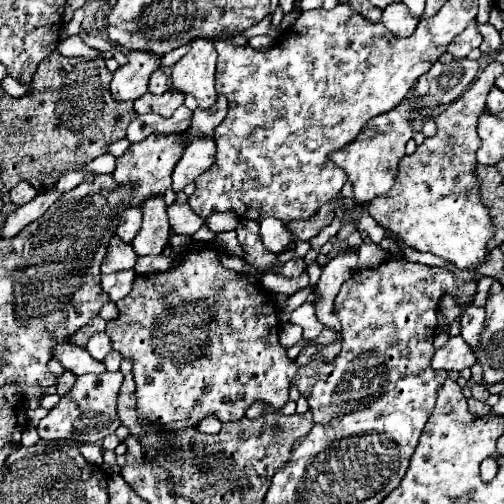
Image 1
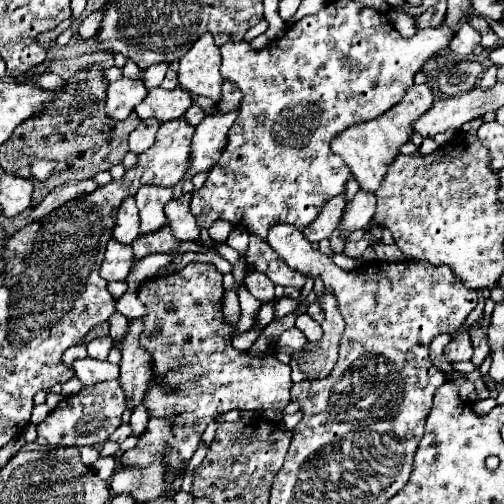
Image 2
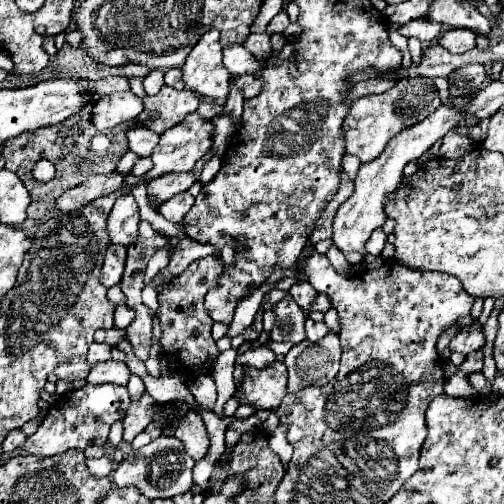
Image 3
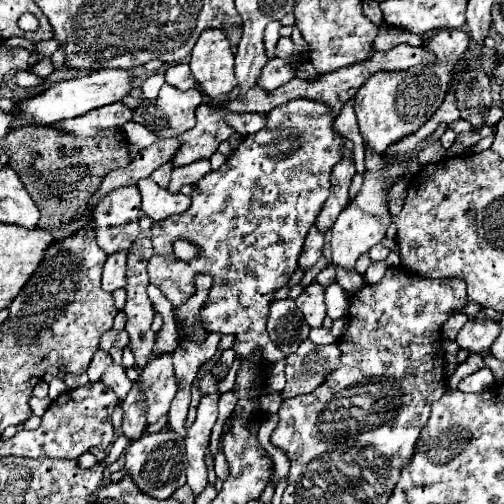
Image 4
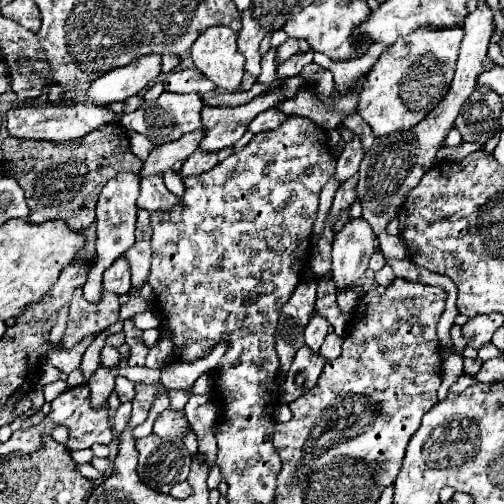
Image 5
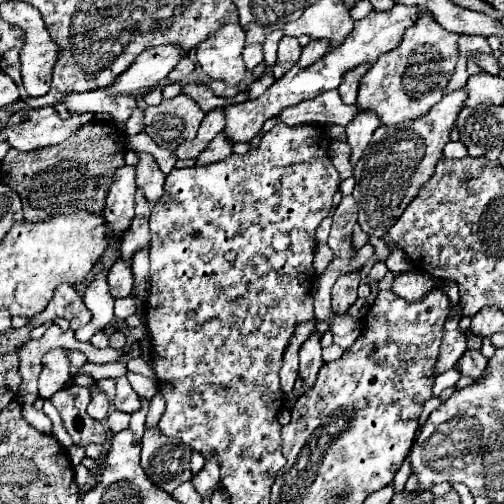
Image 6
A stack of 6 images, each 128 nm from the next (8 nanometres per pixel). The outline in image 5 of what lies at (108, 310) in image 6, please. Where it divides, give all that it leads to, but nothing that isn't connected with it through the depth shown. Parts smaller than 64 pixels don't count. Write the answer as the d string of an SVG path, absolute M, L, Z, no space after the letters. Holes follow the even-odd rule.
M118 172L100 192L98 206L96 206L96 226L98 226L98 240L96 250L98 256L88 272L88 280L84 284L84 298L88 302L98 302L102 296L102 274L106 268L112 266L116 258L120 258L132 244L134 244L134 226L136 226L136 196L140 188L140 176L136 172Z

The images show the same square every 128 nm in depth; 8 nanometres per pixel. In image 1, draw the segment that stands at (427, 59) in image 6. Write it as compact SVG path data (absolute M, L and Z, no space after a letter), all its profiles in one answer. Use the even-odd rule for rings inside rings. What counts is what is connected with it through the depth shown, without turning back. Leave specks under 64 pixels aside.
M470 22L466 26L466 30L450 42L448 52L452 52L456 58L466 58L470 54L470 50L478 48L480 42L482 42L482 36L478 32L478 26L476 26L476 22ZM414 96L406 98L394 110L376 116L372 122L364 126L364 132L346 144L342 150L334 150L330 160L346 170L348 180L354 186L354 200L360 204L368 204L376 196L386 194L394 186L394 174L400 160L406 156L406 142L412 138L412 114L416 112Z

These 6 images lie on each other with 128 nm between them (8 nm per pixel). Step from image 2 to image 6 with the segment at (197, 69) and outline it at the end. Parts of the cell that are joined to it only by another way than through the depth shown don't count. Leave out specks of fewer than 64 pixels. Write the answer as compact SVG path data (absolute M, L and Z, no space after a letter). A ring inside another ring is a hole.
M226 24L218 32L210 34L196 46L200 68L212 80L222 80L228 86L240 84L246 76L246 66L242 60L244 38L246 34L240 24Z

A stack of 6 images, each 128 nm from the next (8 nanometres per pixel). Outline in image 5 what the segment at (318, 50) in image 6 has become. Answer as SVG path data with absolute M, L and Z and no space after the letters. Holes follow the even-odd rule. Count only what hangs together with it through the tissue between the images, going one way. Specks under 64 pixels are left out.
M314 50L308 52L298 52L292 58L288 58L282 66L278 66L278 78L286 78L286 76L296 76L300 74L300 70L310 64L314 58Z

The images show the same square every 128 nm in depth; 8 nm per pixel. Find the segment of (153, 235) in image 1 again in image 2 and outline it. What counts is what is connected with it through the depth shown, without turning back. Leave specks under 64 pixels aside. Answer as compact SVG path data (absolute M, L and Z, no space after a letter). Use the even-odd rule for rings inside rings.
M144 186L136 194L136 206L140 210L140 232L156 232L166 224L164 204L172 198L174 188Z

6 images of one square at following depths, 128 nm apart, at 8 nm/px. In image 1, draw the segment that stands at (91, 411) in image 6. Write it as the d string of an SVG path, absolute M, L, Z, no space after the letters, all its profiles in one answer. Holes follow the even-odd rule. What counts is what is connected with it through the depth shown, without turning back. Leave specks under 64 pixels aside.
M98 332L98 334L94 334L94 336L90 338L86 350L88 350L96 360L102 362L102 360L106 358L106 354L112 350L112 344L110 344L106 332Z

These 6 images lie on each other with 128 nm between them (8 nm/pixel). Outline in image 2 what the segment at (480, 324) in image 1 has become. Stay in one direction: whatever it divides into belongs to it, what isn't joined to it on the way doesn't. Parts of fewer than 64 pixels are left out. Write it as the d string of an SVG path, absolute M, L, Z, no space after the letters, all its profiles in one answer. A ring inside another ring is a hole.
M478 320L478 322L470 328L470 338L472 338L474 350L471 361L476 367L479 367L488 356L488 337L486 330L480 328L480 322L482 322L482 320Z

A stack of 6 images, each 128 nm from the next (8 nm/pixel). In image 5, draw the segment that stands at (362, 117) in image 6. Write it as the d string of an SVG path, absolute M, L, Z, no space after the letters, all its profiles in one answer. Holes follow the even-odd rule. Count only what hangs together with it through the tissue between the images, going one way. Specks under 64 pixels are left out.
M354 134L354 138L350 142L346 142L340 158L338 158L338 164L336 164L336 178L340 182L348 180L350 176L354 176L358 172L358 166L360 166L360 160L364 156L364 148L362 148L362 142L360 142L360 136Z

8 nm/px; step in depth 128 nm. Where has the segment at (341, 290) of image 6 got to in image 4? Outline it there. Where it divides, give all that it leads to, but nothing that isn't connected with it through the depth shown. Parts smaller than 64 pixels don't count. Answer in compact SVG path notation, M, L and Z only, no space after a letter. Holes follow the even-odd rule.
M366 152L364 186L362 186L360 194L356 196L356 200L352 200L340 212L338 220L332 226L330 246L332 246L332 264L334 266L340 266L344 270L354 270L356 260L384 238L386 228L390 224L390 214L388 214L388 208L386 208L388 192L384 192L384 184L382 184L382 172L384 170L386 170L386 166L384 166L382 156L376 154L376 152Z

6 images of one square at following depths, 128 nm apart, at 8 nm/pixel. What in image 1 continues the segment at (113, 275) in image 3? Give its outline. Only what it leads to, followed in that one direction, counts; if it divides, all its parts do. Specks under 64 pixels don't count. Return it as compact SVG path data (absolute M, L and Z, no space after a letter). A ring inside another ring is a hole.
M112 236L110 246L108 246L108 254L102 262L102 274L112 274L112 272L120 272L120 270L132 270L136 264L138 256L132 250L130 244L122 242L118 236Z

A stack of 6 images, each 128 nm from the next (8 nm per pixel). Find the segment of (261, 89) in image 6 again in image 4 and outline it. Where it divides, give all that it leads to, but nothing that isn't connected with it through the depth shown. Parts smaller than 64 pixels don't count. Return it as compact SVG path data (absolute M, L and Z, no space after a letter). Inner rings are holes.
M270 22L266 26L266 32L264 32L264 42L266 42L266 56L268 60L274 58L274 48L276 48L276 42L280 38L280 22Z

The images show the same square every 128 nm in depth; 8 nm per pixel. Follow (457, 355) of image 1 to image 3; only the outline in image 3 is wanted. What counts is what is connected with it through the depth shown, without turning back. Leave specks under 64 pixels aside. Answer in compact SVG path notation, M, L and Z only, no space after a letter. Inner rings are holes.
M478 322L470 324L470 326L464 326L458 330L458 334L452 338L450 342L450 350L452 352L462 352L462 354L470 354L470 352L476 352L484 346L486 338L484 338L484 332L482 332L482 326Z

